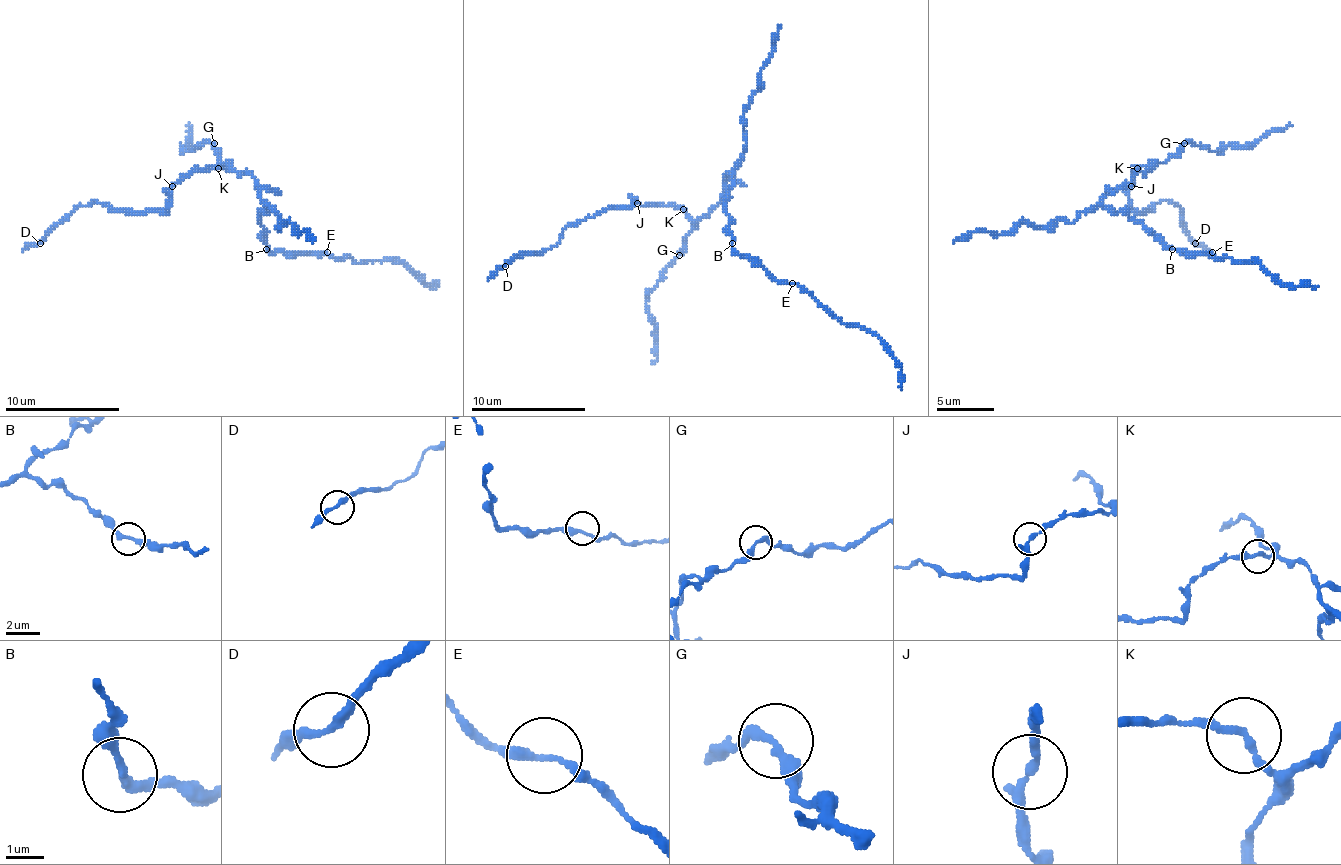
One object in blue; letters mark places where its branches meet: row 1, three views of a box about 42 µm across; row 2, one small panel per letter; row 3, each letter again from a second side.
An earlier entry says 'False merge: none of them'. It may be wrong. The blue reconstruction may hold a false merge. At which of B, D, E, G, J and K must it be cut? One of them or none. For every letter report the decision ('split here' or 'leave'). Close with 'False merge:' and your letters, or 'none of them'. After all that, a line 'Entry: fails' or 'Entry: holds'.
B: leave
D: leave
E: leave
G: leave
J: leave
K: leave
False merge: none of them
Entry: holds

